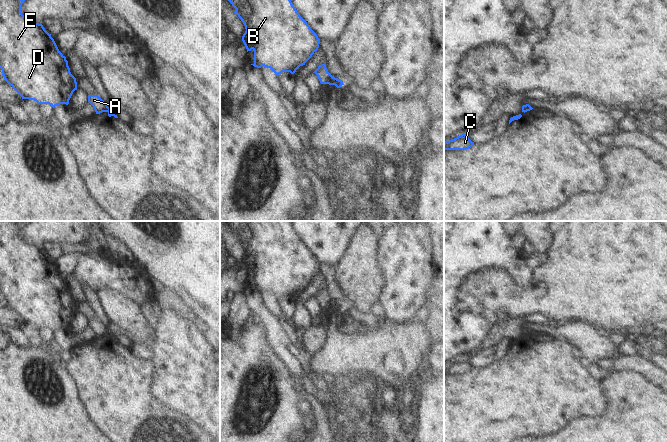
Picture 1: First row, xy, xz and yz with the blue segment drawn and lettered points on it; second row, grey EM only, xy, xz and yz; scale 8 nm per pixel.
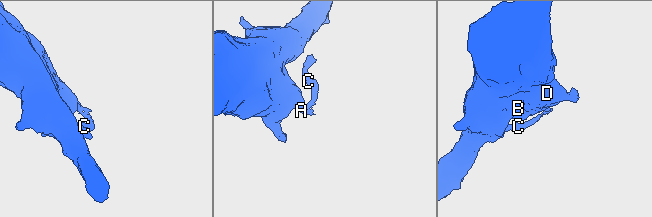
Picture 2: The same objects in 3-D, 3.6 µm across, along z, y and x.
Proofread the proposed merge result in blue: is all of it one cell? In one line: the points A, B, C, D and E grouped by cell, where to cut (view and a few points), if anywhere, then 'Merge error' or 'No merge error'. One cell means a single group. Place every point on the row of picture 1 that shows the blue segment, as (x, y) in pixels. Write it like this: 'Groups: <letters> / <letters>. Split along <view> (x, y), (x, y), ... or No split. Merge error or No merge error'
Groups: A B D E / C. Split along xz (331, 75), (327, 83). Merge error

